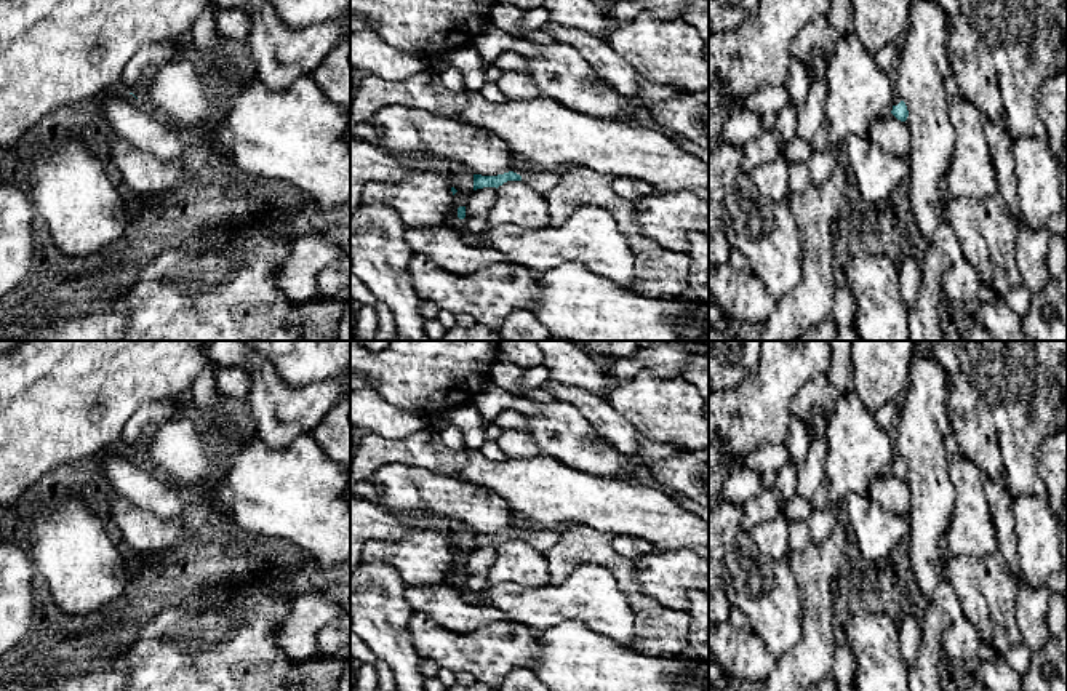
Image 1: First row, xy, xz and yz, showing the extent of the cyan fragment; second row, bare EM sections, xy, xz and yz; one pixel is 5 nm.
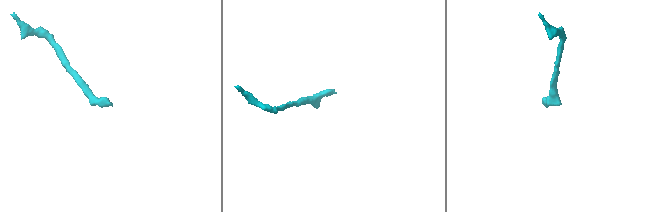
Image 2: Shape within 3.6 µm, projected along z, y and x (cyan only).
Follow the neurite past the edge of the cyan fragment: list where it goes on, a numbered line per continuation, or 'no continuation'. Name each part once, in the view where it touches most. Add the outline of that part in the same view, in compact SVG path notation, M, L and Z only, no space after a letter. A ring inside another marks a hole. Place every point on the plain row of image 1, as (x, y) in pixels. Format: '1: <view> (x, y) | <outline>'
1: xz (541, 541) | M518 529L517 533L522 534L522 541L528 542L537 552L545 553L558 542L561 529Z

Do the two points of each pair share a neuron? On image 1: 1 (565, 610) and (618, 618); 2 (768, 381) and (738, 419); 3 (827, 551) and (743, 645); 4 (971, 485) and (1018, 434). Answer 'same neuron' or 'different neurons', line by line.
1: same neuron
2: same neuron
3: different neurons
4: different neurons

